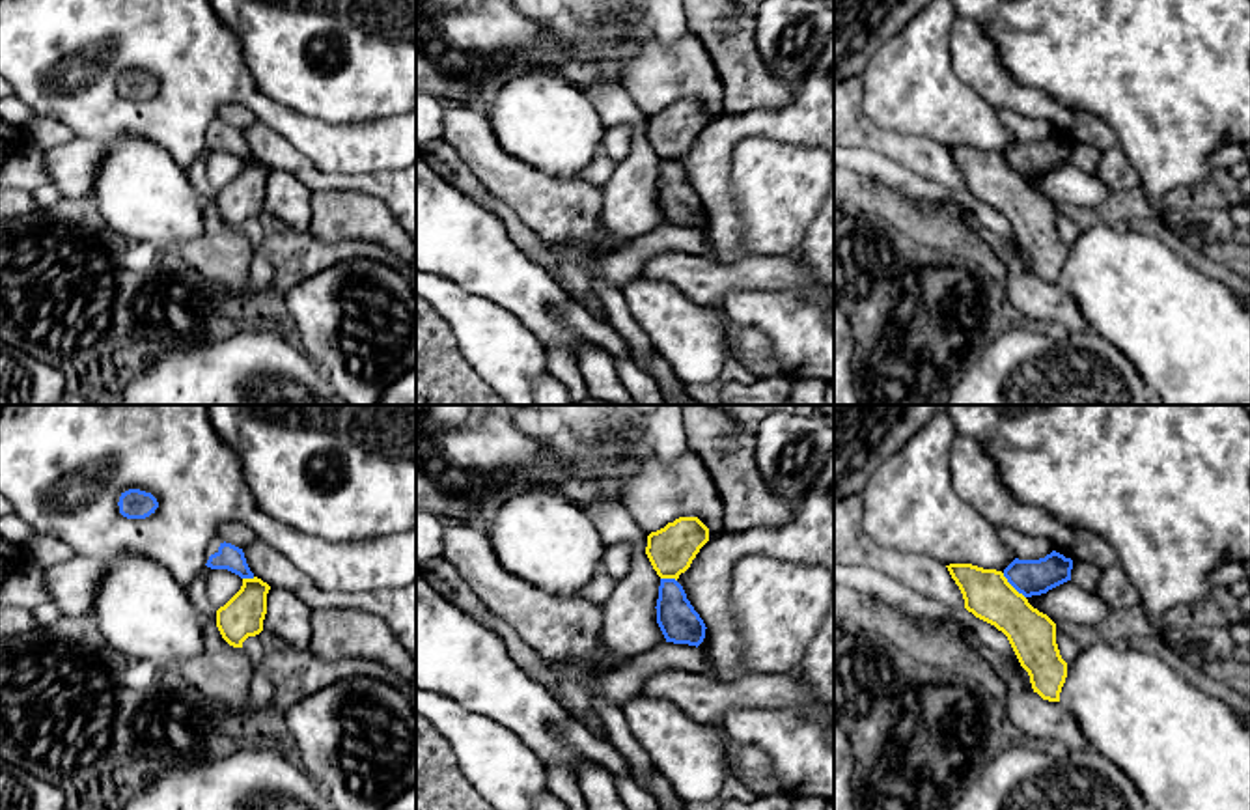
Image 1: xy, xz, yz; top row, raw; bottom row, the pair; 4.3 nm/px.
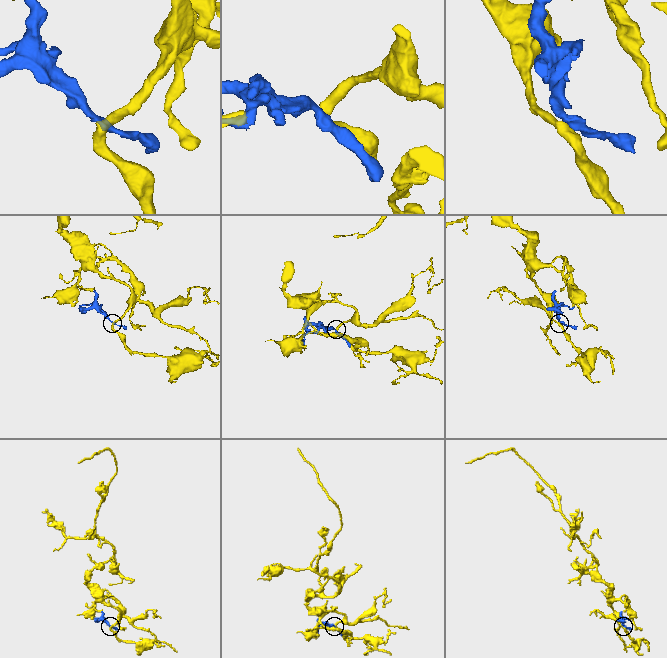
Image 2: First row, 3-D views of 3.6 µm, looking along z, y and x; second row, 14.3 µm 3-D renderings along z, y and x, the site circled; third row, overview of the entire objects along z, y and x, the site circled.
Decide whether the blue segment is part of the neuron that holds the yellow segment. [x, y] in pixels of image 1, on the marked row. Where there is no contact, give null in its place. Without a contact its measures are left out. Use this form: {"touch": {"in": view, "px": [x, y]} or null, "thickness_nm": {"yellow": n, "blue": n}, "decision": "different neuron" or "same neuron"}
{"touch": {"in": "yz", "px": [1012, 586]}, "thickness_nm": {"yellow": 200, "blue": 160}, "decision": "same neuron"}

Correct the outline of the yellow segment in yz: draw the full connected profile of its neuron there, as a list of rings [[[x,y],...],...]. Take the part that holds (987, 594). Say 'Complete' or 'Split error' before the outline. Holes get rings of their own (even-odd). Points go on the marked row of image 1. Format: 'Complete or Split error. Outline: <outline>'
Split error. Outline: [[[1052,551],[1039,560],[1015,558],[1004,571],[972,564],[946,567],[963,594],[965,608],[1007,636],[1034,692],[1060,702],[1067,663],[1056,644],[1056,623],[1028,599],[1071,580],[1073,560]]]

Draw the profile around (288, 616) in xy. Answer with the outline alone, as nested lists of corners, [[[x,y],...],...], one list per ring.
[[[271,588],[263,629],[297,649],[306,649],[312,640],[312,608],[285,588]]]

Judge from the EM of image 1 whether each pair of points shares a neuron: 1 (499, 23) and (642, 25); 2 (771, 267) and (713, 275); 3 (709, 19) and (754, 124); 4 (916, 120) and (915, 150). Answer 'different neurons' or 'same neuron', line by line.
1: same neuron
2: same neuron
3: different neurons
4: different neurons

